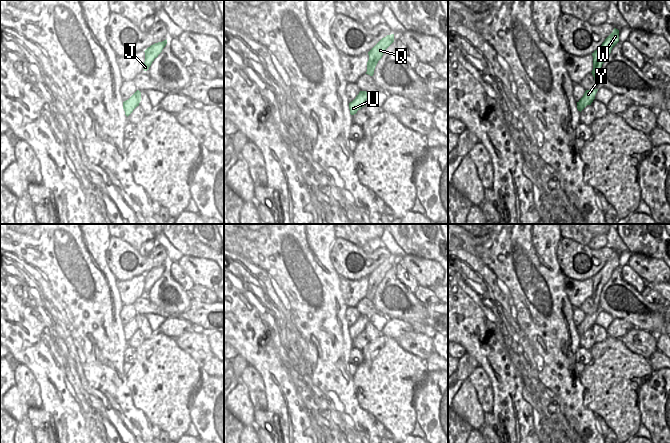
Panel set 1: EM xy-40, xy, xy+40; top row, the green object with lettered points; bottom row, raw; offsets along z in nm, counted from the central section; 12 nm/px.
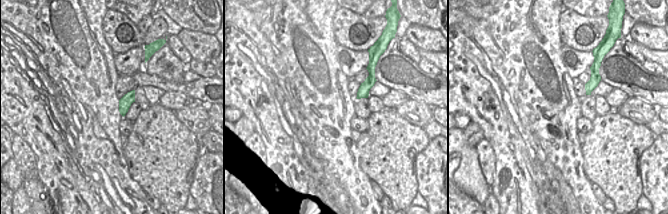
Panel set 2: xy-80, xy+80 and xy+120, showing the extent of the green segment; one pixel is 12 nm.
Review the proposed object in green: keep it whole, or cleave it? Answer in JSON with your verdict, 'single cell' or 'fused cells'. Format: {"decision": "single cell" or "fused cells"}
{"decision": "single cell"}

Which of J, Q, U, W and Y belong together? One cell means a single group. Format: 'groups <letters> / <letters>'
groups J Q U W Y

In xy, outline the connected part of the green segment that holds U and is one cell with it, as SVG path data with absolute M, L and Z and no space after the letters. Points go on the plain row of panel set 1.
M360 315L356 322L349 327L350 338L354 339L359 333L365 330L366 324L370 321L370 317Z

